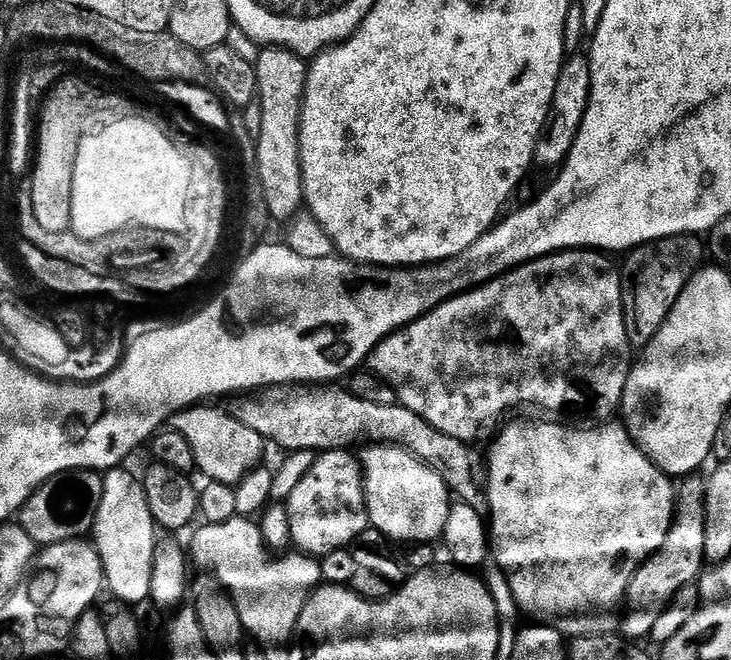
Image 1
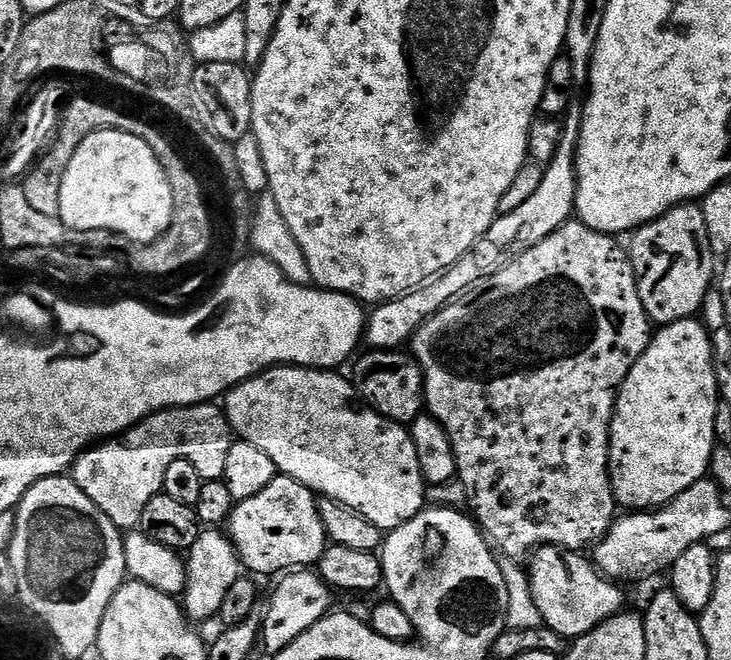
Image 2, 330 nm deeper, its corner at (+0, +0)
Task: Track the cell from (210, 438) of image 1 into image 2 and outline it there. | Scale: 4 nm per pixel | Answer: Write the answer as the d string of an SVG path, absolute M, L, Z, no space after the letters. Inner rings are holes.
M219 403L165 408L147 416L127 432L86 449L72 464L70 475L78 490L82 490L82 494L86 494L86 498L90 498L90 502L94 502L116 528L136 530L140 527L140 515L146 510L146 502L163 493L170 462L191 462L204 481L223 480L226 457L233 442L234 433L228 424L228 415Z

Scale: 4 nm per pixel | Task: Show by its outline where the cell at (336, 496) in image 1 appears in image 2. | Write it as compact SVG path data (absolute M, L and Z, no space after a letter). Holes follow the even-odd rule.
M277 474L262 494L254 494L254 498L237 503L226 525L226 532L232 537L241 565L257 577L275 577L319 565L322 554L330 546L322 526L316 493L302 486L302 482L283 474Z

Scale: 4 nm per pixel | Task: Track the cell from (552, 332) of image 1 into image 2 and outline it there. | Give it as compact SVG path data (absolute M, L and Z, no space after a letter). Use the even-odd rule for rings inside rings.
M573 218L554 230L554 234L542 238L538 246L526 250L514 262L498 270L498 274L484 281L478 290L469 291L459 300L451 300L412 335L410 352L416 357L424 375L424 407L427 415L442 422L446 434L450 434L456 474L467 492L471 515L501 557L520 562L544 544L569 548L572 552L588 550L603 540L617 519L618 505L612 492L612 479L608 476L608 442L612 435L612 416L616 412L616 393L626 374L630 374L634 362L638 362L638 358L642 358L648 349L648 343L654 335L654 325L642 306L642 298L638 298L631 255L625 245L623 248L616 240L619 239L615 235L594 230Z

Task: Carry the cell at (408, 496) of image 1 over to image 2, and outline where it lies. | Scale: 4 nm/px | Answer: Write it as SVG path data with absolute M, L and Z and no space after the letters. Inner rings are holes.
M299 366L269 368L259 372L257 376L252 376L249 380L243 380L236 388L231 388L223 397L222 407L224 413L228 415L228 424L231 426L233 433L239 439L258 446L258 450L263 450L274 462L277 473L302 482L302 486L306 486L311 492L316 493L317 497L334 498L334 502L342 502L342 506L350 506L350 510L358 510L358 514L362 514L362 518L370 518L370 522L374 522L374 526L378 526L381 530L397 528L406 522L410 522L410 518L417 516L426 507L426 485L422 470L418 466L418 450L414 450L411 431L405 425L396 424L393 420L388 420L385 416L377 414L374 409L369 408L360 399L355 383L347 375L344 375L344 377L339 376L340 374L336 370L302 368Z

